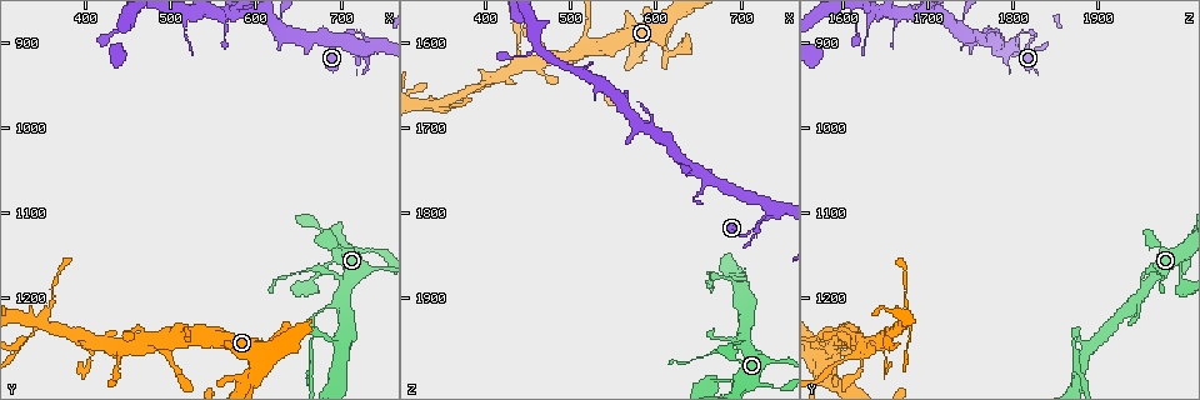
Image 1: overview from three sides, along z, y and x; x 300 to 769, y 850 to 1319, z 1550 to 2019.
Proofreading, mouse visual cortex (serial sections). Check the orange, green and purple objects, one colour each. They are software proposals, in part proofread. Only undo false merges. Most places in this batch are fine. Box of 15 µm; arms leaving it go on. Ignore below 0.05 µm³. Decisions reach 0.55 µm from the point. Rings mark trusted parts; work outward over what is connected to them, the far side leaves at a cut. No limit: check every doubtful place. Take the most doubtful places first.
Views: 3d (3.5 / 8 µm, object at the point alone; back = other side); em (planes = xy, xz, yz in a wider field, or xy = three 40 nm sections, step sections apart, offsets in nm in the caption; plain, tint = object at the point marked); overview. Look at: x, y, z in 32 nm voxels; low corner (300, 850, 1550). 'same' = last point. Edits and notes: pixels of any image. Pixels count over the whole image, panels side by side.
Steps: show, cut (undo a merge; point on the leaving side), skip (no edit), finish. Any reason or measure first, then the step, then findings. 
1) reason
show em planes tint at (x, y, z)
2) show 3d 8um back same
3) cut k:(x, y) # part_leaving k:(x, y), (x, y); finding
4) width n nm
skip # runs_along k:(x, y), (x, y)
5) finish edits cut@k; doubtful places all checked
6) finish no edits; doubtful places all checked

sharp bend
show 3d 3.5um at (705, 885, 1825)

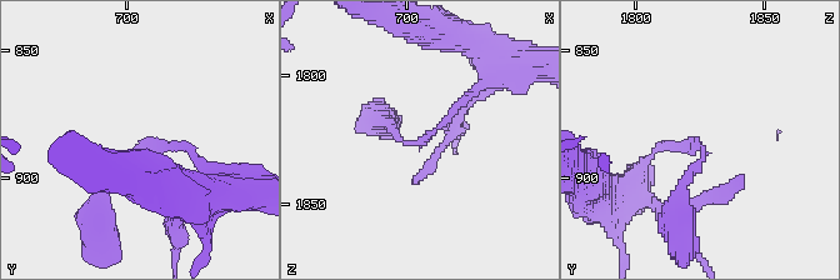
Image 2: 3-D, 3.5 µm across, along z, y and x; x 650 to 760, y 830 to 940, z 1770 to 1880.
arm_widths 100, 200 nm
show em xy step 1 tint at (705, 888, 1825)

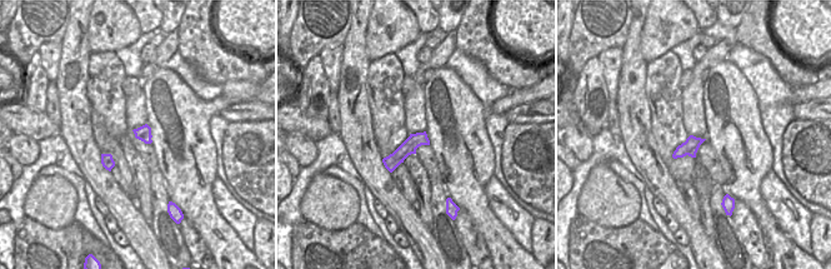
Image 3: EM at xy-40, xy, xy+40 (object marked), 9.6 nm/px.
skip # runs_along 2:(379, 119), (418, 144), (479, 86); continuous, no second cell

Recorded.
thin arm on a thick one
show 3d 3.5um at (345, 1230, 1670)

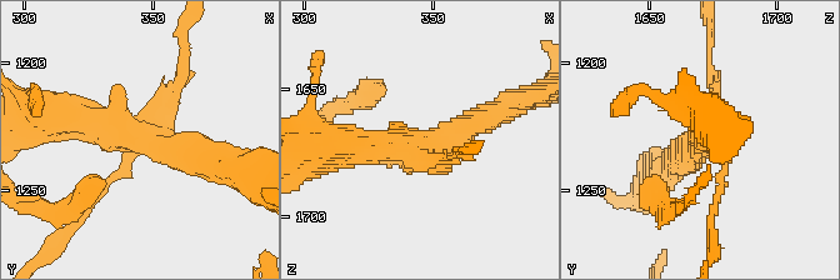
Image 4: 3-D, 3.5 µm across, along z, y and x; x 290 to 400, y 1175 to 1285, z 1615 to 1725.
shape alone is not enough
show em planes tint at (348, 1228, 1673)

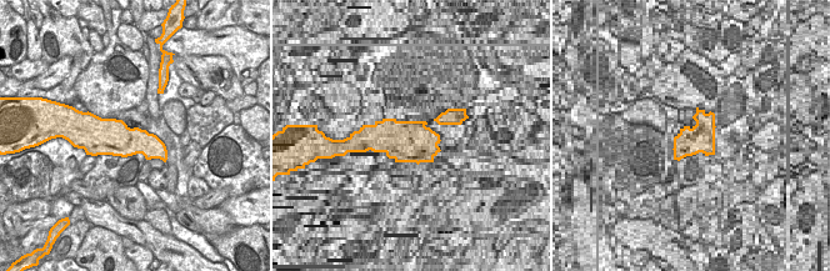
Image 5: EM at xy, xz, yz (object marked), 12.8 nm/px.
cut 4:(714, 78) # two cells meet here

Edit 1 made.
show overview

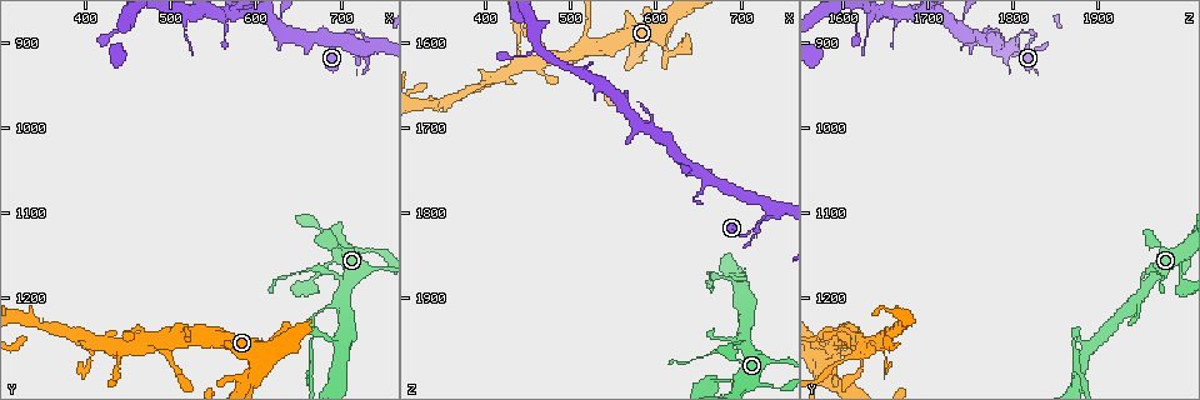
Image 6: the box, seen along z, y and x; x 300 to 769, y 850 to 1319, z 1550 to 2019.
abrupt turn
show 3d 3.5um at (670, 1250, 1875)

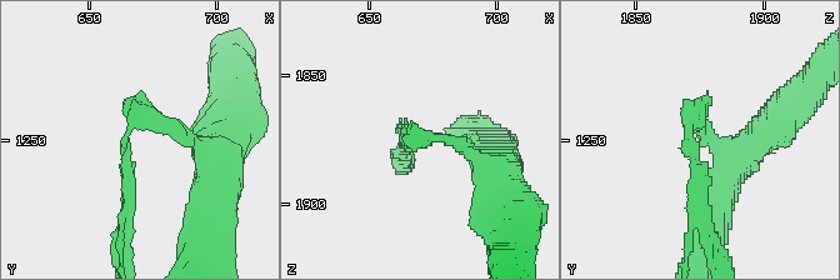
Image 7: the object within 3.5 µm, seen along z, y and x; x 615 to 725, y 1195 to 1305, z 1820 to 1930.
need the tissue
show em xy step 3 tint at (664, 1249, 1872)

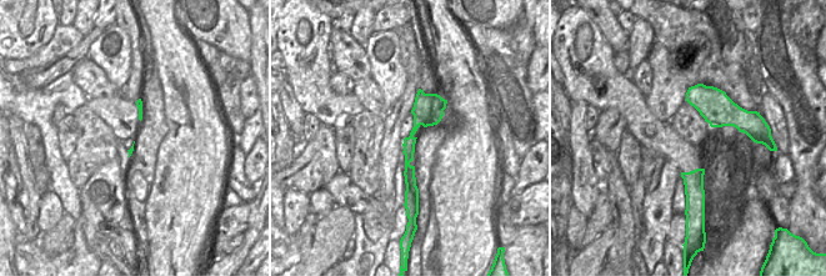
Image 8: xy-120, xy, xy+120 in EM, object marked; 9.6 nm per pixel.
show em xy step 5 tint same

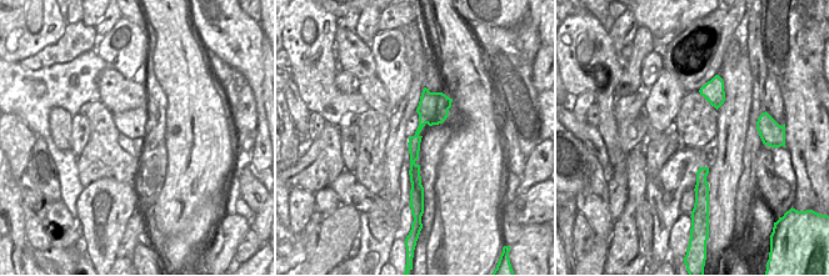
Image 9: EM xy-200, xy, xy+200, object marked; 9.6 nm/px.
arm_widths 200, 200 nm
cut 7:(125, 183) # part_leaving 7:(124, 139), (124, 261); a second cell is stuck on

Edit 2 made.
finish edits cut@4, cut@7; doubtful places all checked

